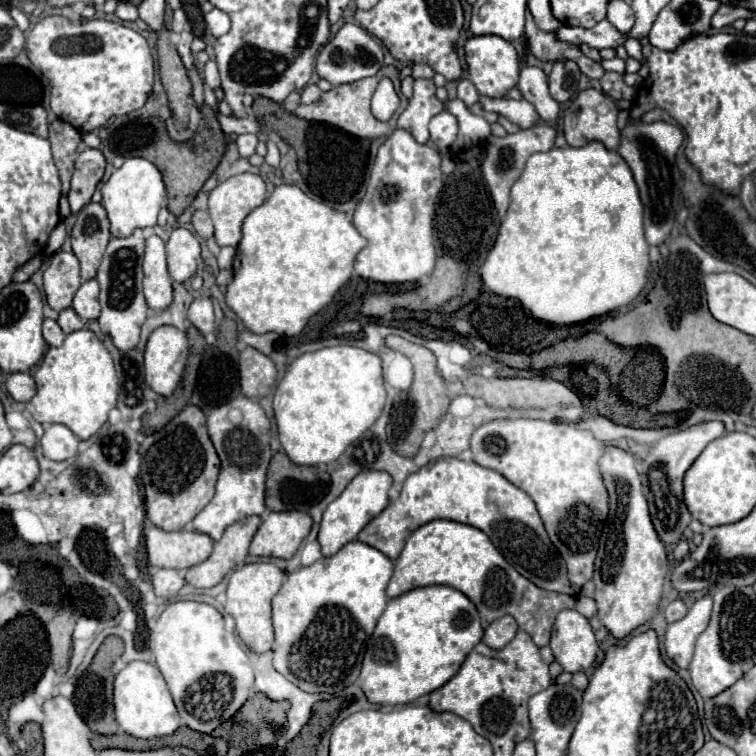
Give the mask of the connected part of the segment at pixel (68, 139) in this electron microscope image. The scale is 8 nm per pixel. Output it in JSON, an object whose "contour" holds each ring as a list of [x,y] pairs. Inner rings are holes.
{"contour":[[[54,120],[50,124],[50,136],[48,136],[50,144],[52,144],[52,154],[54,154],[54,162],[56,168],[60,172],[60,180],[62,180],[62,194],[66,194],[70,190],[70,178],[72,178],[72,170],[74,170],[74,152],[80,144],[80,132],[70,126],[64,120]]]}

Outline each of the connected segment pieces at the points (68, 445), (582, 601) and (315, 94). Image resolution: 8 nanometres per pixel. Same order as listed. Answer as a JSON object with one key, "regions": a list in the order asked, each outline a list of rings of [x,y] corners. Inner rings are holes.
{"regions":[[[[50,424],[42,436],[42,452],[54,462],[68,460],[76,454],[80,438],[72,434],[64,424]]],[[[578,596],[576,600],[576,610],[584,616],[584,618],[592,618],[596,614],[596,602],[592,598],[586,598],[586,596]]],[[[310,84],[310,86],[306,86],[304,90],[302,90],[302,94],[300,94],[300,104],[312,104],[312,102],[316,102],[318,98],[320,98],[320,88],[316,86],[316,84]]]]}

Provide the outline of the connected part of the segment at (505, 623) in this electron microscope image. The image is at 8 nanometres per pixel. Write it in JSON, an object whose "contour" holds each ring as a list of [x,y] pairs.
{"contour":[[[502,616],[500,620],[494,620],[488,628],[486,634],[482,638],[484,644],[488,644],[494,650],[502,650],[518,632],[518,624],[516,620],[512,620],[512,616]]]}

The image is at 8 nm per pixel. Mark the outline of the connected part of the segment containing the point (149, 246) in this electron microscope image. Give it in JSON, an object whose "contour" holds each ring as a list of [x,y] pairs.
{"contour":[[[158,236],[146,240],[144,296],[152,310],[164,310],[172,304],[172,278],[166,268],[166,246]]]}

